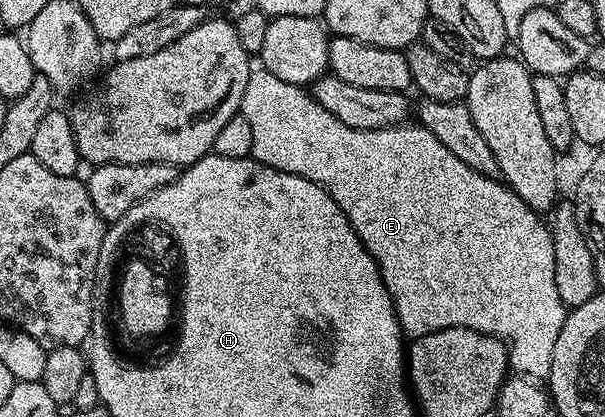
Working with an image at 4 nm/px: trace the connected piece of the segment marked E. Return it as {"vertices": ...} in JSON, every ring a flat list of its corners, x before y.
{"vertices":[[265,69,251,70,248,77,248,85,244,85,244,97,240,113,248,120,248,126,252,128,252,158,258,163,268,165,277,171,292,173,296,177,304,177,316,185,320,185,340,205,344,217,352,225,352,229,360,237,360,241,368,249,368,253,376,261,380,277,390,294,390,300,394,306,394,316,402,327,403,336,419,339,428,333,438,332,445,327,470,328,476,332,496,336,507,346,510,366,519,376,529,377,535,381,549,380,552,369,552,349,556,345,556,339,563,328,568,311,560,301,560,295,556,290,554,280,554,254,552,253,552,237,550,228,544,222,539,212,530,210,516,193,506,186,505,182,489,175,476,173,476,169,468,169,460,157,456,157,428,133,421,125,399,125,385,127,384,129,352,129,344,125,324,105,314,100,313,94,306,87,297,87,288,81,280,81,276,73]]}

